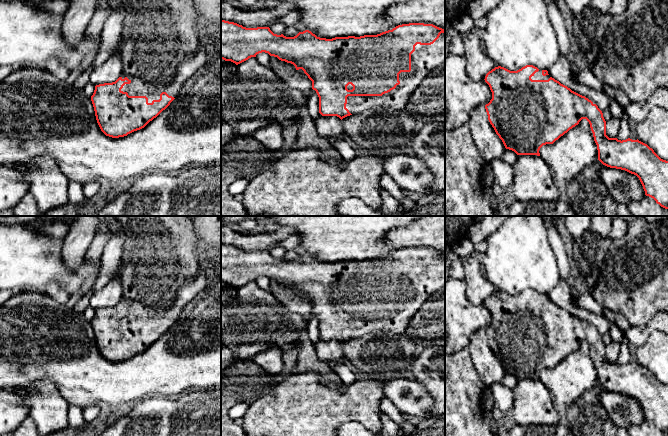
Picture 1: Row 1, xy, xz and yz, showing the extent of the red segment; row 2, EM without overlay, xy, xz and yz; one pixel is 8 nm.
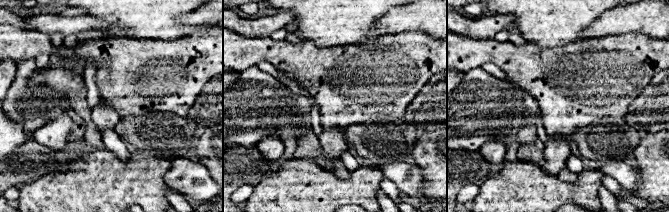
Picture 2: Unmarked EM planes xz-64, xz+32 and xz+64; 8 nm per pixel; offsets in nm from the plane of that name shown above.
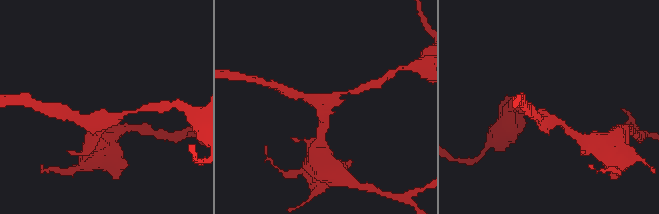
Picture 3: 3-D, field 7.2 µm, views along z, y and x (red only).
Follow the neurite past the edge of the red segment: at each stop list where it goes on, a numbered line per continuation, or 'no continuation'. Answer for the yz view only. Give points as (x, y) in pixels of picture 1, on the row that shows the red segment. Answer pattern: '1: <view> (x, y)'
1: yz (538, 75)

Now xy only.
1: xy (191, 63)

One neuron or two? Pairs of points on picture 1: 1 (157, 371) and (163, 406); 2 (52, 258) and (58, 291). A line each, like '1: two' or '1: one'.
1: two
2: two

